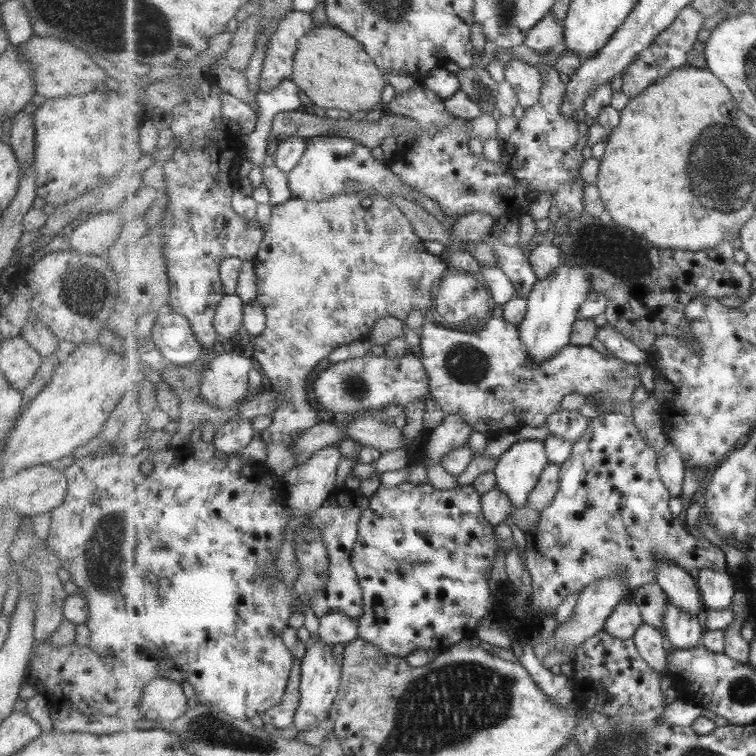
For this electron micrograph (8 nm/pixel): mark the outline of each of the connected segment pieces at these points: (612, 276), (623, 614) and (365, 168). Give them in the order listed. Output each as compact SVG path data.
M607 210L597 218L583 214L579 220L561 217L560 221L566 224L566 233L559 235L556 229L551 230L547 239L559 245L563 263L578 266L590 274L592 290L608 298L604 312L606 322L638 344L642 351L649 351L660 336L671 335L683 339L690 349L700 353L702 346L692 336L686 306L697 297L720 299L723 296L739 296L747 300L751 296L749 290L754 278L744 264L735 260L737 250L730 240L697 252L659 250L653 248L649 240L639 238L633 230L625 226L621 228Z
M632 594L621 601L607 619L604 629L621 640L632 639L637 629L644 623L640 605Z
M327 135L311 137L307 141L308 147L301 162L288 173L293 197L319 202L329 200L338 194L374 190L380 194L394 194L411 200L409 192L412 188L389 169L388 163L375 158L371 148L349 137Z

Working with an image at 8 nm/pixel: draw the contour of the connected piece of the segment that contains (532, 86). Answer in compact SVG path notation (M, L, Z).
M523 60L509 61L505 66L504 77L515 89L519 104L525 111L539 102L544 80L538 64L529 64Z

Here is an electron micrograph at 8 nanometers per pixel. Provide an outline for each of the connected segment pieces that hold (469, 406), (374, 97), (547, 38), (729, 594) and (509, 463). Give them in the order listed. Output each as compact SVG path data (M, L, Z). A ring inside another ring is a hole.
M496 303L492 310L492 315L482 327L481 330L477 332L461 332L461 329L455 329L453 327L448 327L448 325L436 324L435 322L423 323L422 334L420 339L420 350L422 351L422 363L425 365L426 371L428 372L430 378L430 397L439 405L445 415L458 415L465 419L465 423L471 426L471 429L475 432L480 432L485 434L491 434L491 432L497 432L497 430L521 430L525 426L529 425L531 428L541 428L546 426L546 420L558 412L560 407L560 402L564 400L564 396L571 393L579 393L583 396L587 396L591 402L593 402L597 407L602 406L604 409L612 410L617 412L615 406L620 402L627 402L632 400L635 396L635 390L641 386L641 372L639 368L633 363L625 362L621 360L621 357L608 354L602 354L592 348L591 345L569 345L565 347L561 352L558 352L555 356L552 356L549 360L545 362L534 362L530 360L528 352L524 349L523 343L520 339L520 329L518 325L511 324L508 320L504 319L504 305Z
M317 25L309 35L301 38L299 50L305 52L296 53L294 72L290 79L297 82L315 104L321 108L339 108L349 113L359 110L369 113L383 108L384 88L388 82L361 41L337 27ZM319 50L327 52L319 54Z
M551 11L539 24L532 28L524 44L542 53L548 48L560 44L564 40L565 31L564 20L555 18L555 14Z
M703 569L697 576L701 601L706 611L724 609L733 605L735 590L732 570Z
M544 440L517 442L495 465L498 489L513 501L517 509L525 507L549 463Z

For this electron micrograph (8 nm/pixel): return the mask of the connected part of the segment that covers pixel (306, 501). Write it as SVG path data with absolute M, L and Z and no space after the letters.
M329 446L284 477L286 504L310 516L336 491L337 466L343 454Z

